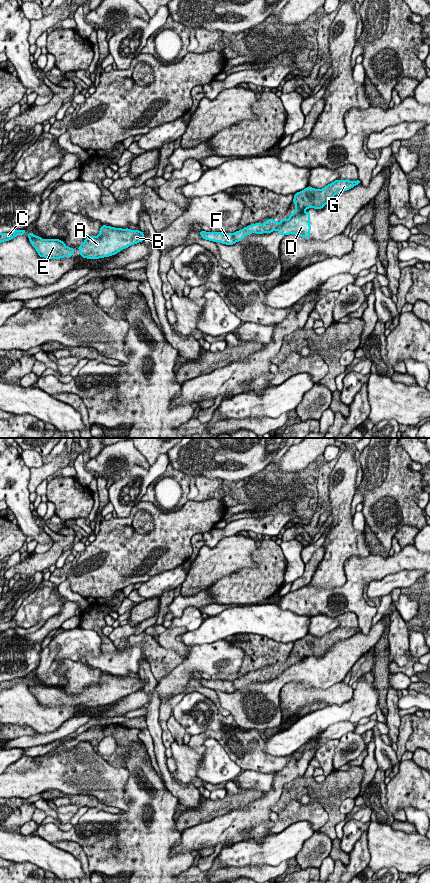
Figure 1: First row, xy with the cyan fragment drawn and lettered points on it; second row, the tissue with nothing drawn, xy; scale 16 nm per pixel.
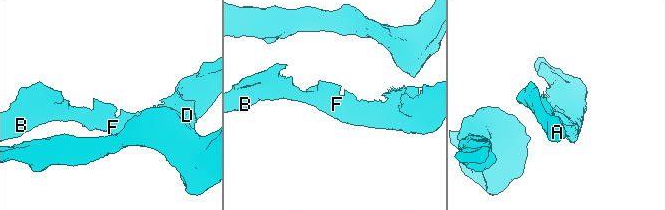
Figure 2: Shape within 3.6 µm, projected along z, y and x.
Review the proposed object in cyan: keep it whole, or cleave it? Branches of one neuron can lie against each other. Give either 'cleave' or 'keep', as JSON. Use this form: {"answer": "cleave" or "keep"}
{"answer": "cleave"}

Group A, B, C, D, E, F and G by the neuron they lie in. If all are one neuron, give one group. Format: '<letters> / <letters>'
A B C E F G / D

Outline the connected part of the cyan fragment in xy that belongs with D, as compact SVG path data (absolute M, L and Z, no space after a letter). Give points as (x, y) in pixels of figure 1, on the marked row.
M301 212L297 215L290 217L282 225L289 224L292 226L292 232L296 236L301 236L304 238L310 237L310 212Z

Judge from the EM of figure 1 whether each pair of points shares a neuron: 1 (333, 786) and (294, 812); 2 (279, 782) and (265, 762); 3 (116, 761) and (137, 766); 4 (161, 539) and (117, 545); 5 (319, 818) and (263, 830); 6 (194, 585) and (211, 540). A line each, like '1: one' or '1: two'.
1: two
2: two
3: two
4: one
5: one
6: two

